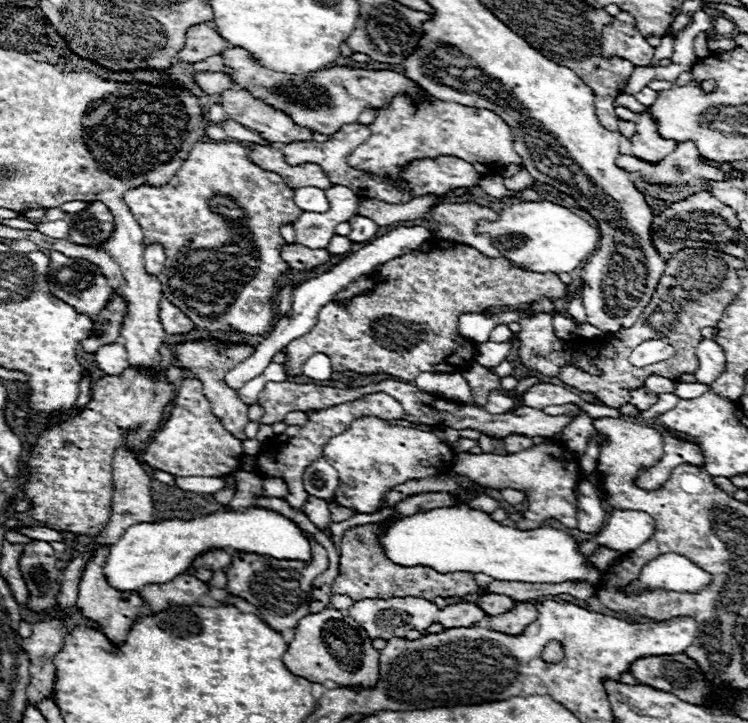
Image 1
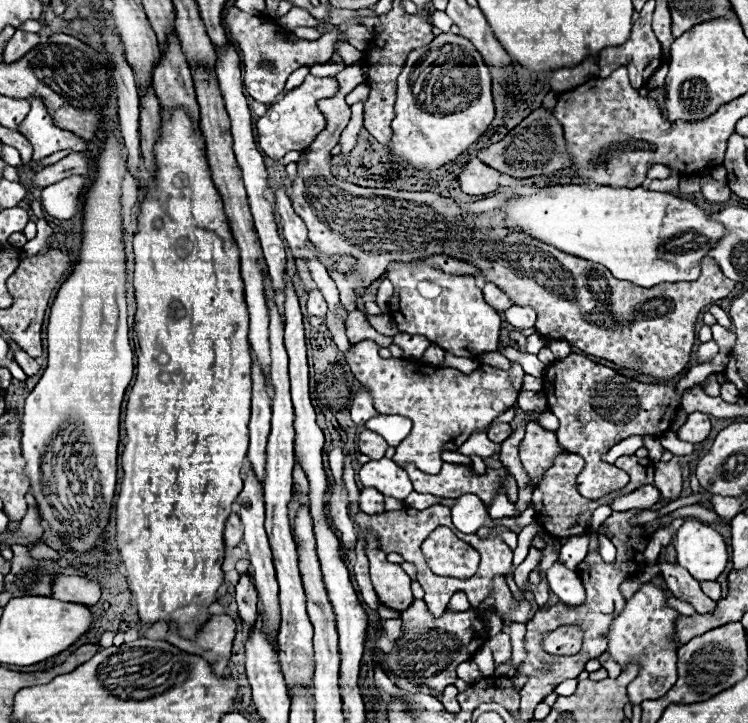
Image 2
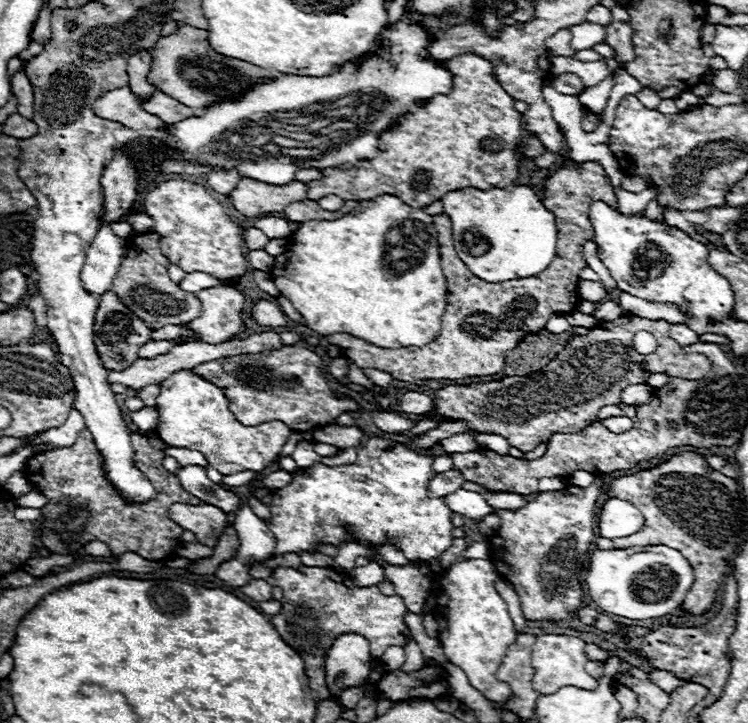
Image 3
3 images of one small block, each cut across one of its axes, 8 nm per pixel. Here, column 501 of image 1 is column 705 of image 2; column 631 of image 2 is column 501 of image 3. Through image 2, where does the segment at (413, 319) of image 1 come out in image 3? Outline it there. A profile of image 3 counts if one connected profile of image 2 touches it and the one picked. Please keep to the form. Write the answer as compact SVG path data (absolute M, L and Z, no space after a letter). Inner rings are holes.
M564 162L556 168L544 188L542 204L556 214L558 226L558 256L554 264L540 272L538 276L528 276L508 282L484 282L474 276L468 266L458 258L452 246L452 222L446 214L432 216L438 230L438 248L442 260L442 272L448 282L446 312L440 320L438 336L424 346L406 348L382 348L374 346L362 338L350 334L330 334L328 342L342 348L344 356L350 358L358 368L376 368L392 374L396 380L416 382L416 380L456 380L466 376L490 376L504 368L504 354L516 348L522 336L538 332L546 326L552 314L574 312L580 304L578 296L578 272L586 268L582 256L582 246L594 240L594 228L590 224L590 206L594 202L606 202L610 208L618 210L618 200L612 184L606 184L606 172L598 162Z

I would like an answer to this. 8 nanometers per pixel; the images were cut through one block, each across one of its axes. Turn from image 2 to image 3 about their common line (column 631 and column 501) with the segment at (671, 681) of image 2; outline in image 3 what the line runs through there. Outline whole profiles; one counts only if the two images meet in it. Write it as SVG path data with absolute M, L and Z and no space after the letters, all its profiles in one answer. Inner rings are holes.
M462 560L452 564L440 580L440 594L434 606L434 616L440 624L440 644L446 658L460 666L470 684L480 690L488 700L504 702L510 696L510 688L496 680L496 672L507 648L514 644L516 632L508 614L506 602L498 596L492 582L498 580L498 572L490 560Z

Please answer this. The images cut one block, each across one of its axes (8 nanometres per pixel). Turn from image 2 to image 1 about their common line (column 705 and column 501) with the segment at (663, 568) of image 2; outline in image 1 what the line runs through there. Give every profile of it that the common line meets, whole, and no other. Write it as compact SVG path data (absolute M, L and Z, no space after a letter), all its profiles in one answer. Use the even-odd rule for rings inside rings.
M486 594L478 600L478 606L488 614L488 616L496 616L502 612L508 612L510 608L516 608L516 600L510 600L510 596L502 596L502 594Z

